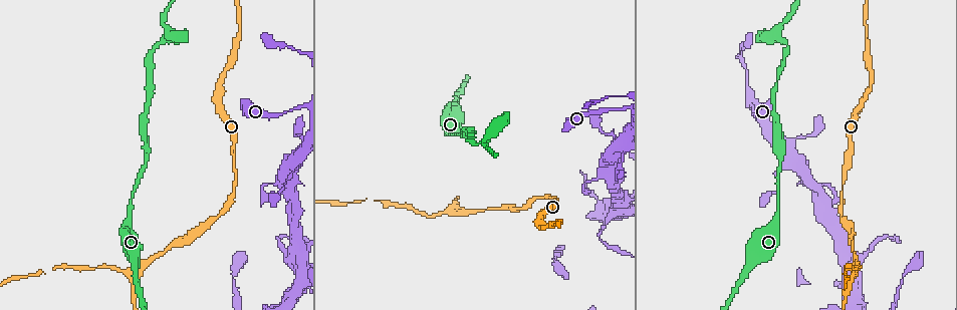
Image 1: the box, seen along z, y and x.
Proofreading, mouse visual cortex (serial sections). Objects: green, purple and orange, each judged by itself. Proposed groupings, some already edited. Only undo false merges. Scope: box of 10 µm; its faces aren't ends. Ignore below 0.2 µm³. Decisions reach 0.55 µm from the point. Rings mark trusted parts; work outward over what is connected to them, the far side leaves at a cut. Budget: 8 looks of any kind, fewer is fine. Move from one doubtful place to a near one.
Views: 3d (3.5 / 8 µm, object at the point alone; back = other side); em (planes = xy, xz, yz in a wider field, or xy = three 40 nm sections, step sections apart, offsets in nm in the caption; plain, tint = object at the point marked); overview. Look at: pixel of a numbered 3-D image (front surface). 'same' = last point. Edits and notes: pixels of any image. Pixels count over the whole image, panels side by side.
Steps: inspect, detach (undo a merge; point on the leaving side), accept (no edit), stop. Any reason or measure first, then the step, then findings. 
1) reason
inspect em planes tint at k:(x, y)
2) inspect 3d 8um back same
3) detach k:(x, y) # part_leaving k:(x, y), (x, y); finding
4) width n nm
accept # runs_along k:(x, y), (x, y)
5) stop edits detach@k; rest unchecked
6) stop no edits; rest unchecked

branch point
inspect 3d 3.5um at 1:(860, 269)

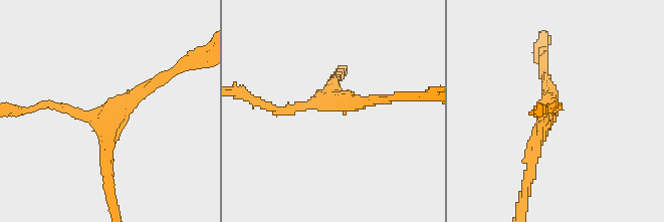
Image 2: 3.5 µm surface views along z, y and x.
arms 3; arm_widths 150, 150, 200 nm; need the tissue
inspect em xy step 1 tint at 2:(344, 105)

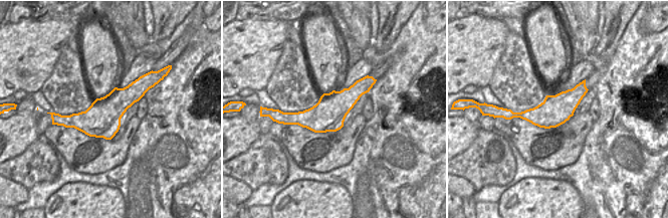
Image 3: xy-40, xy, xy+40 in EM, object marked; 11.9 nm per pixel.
width 400 nm
accept # runs_along 2:(175, 69), (106, 113), (54, 103); one cell here

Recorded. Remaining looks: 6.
thick turns thin
inspect 3d 3.5um at 1:(845, 267)

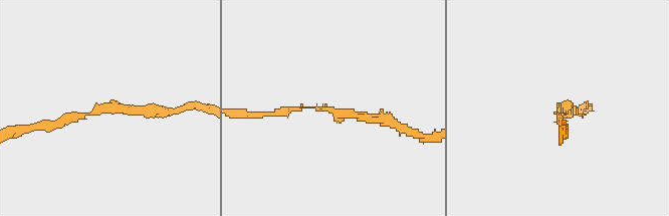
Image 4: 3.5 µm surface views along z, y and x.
inspect em planes tint at 4:(102, 108)

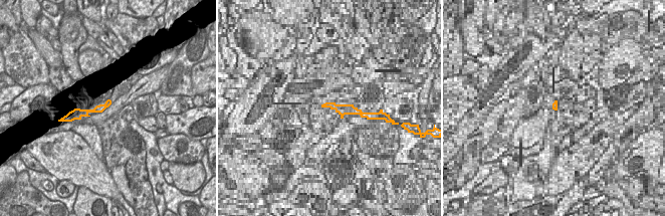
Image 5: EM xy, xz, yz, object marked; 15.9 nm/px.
width 130 nm
accept # runs_along 4:(167, 111), (102, 108), (37, 126); one cell here

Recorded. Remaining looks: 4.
sharp bend
inspect 3d 8um at 1:(611, 109)

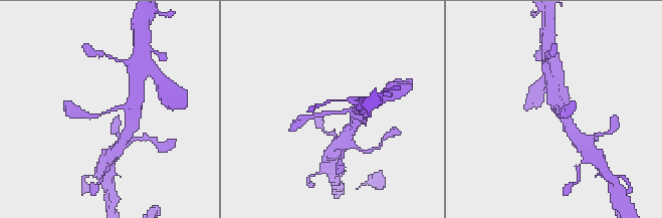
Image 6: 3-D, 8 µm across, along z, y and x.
zoom in
inspect 3d 3.5um same

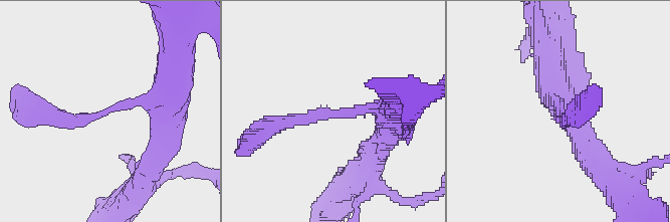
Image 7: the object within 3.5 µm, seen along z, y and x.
shape alone is not enough
inspect em planes tint at 7:(113, 109)

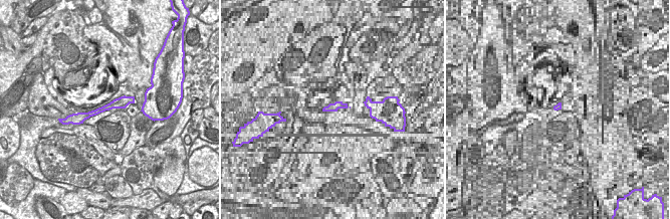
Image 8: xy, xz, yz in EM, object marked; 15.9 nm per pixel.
accept # runs_along 7:(46, 115), (96, 118), (143, 101), (155, 124); all the same cell

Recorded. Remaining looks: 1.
stop no edits; rest unchecked

